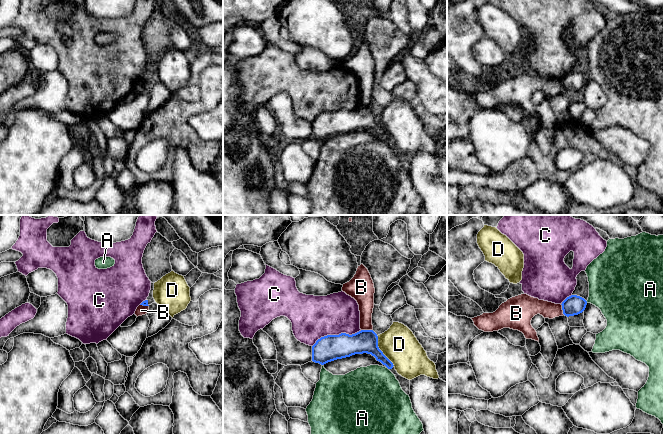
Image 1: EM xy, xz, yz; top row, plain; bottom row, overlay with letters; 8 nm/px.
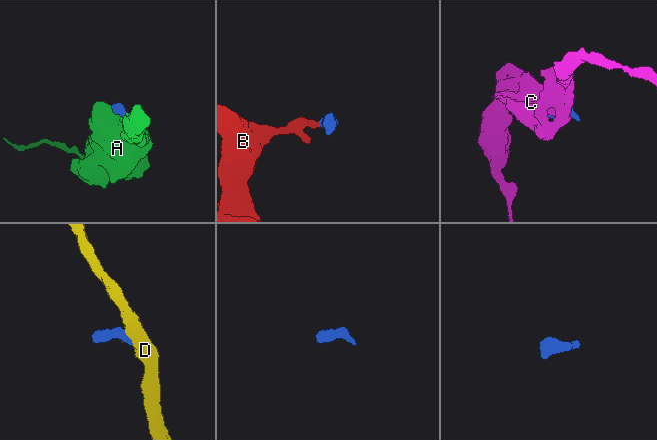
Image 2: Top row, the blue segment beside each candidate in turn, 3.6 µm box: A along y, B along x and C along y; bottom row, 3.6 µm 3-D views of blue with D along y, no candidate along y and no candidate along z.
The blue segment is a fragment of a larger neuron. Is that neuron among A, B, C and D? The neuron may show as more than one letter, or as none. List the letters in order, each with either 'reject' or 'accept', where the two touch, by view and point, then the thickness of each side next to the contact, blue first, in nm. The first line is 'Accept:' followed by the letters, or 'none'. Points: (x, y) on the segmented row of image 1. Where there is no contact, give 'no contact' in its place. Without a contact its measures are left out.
Accept: none
A: reject | no contact
B: reject | xz (367, 330) | 190/140 nm
C: reject | xz (336, 335) | 200/340 nm
D: reject | xz (381, 351) | 190/280 nm

